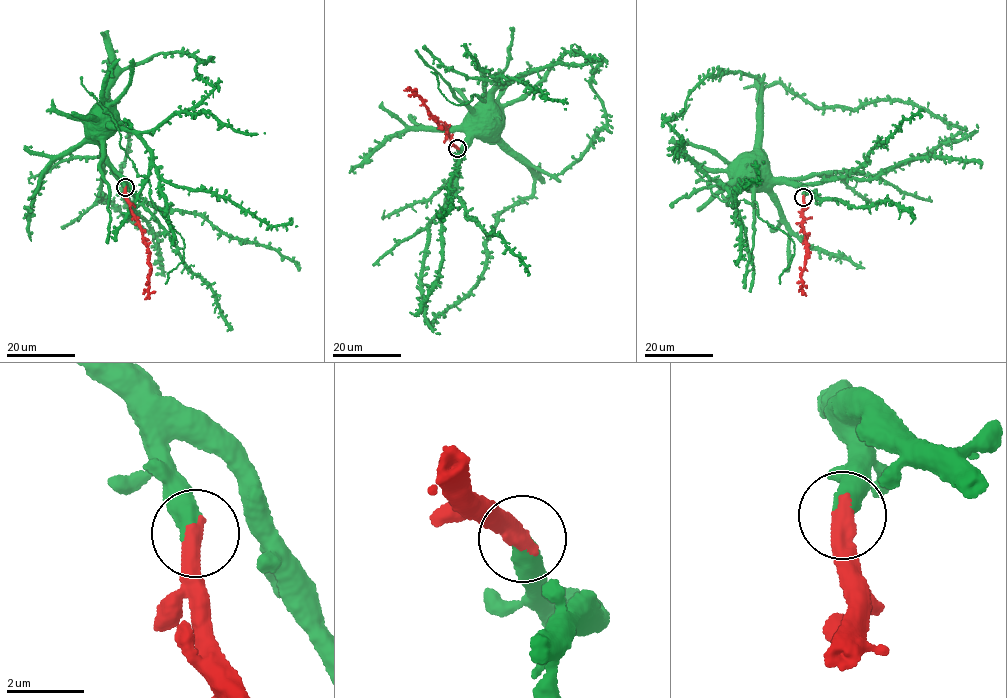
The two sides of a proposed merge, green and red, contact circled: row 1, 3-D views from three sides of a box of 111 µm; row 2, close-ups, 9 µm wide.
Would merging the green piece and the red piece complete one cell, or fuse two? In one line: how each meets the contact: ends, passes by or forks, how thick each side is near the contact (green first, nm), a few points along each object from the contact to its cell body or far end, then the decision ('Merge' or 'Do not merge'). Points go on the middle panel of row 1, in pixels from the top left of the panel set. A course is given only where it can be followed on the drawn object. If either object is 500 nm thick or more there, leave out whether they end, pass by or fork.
Thickness 500 nm (green) against 440 nm. Course of green: (457, 148), (462, 153), (465, 141), (475, 136), (487, 137), (493, 134), (494, 125). Course of red: (457, 148), (419, 97), (410, 90), (403, 90). Do not merge

